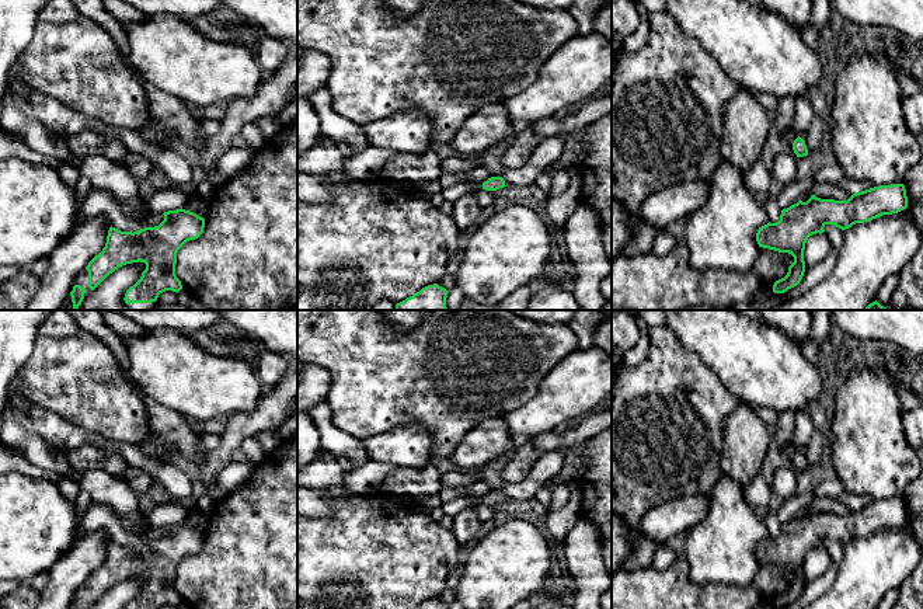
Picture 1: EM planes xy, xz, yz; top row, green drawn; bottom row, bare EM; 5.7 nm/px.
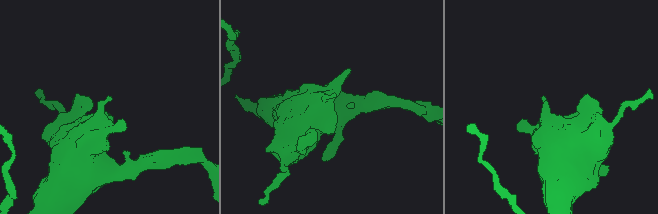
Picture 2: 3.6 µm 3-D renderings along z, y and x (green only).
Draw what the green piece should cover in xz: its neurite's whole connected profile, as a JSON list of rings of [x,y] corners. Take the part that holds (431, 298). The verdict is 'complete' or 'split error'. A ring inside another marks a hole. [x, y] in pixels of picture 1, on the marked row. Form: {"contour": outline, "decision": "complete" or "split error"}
{"contour": [[[438,283],[428,285],[419,292],[396,304],[396,310],[447,310],[447,290]]], "decision": "complete"}

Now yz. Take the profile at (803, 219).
{"contour": [[[903,184],[880,185],[853,194],[847,201],[821,199],[815,195],[781,210],[780,220],[759,227],[759,247],[788,253],[794,262],[784,278],[773,285],[774,293],[797,286],[805,272],[804,250],[809,236],[823,233],[826,225],[842,230],[908,208]]], "decision": "complete"}

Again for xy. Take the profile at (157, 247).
{"contour": [[[185,209],[163,215],[164,220],[159,226],[133,233],[109,227],[105,247],[74,281],[70,292],[73,310],[79,310],[83,299],[115,269],[139,261],[146,264],[146,269],[125,293],[128,310],[151,310],[160,293],[178,293],[182,289],[175,275],[177,253],[203,233],[205,219]]], "decision": "split error"}

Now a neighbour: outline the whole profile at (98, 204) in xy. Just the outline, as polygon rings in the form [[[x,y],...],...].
[[[93,185],[83,203],[83,213],[88,219],[104,218],[112,227],[132,233],[144,227],[159,226],[164,220],[163,213],[149,213],[143,219],[126,218],[121,210],[121,203],[111,194]]]

